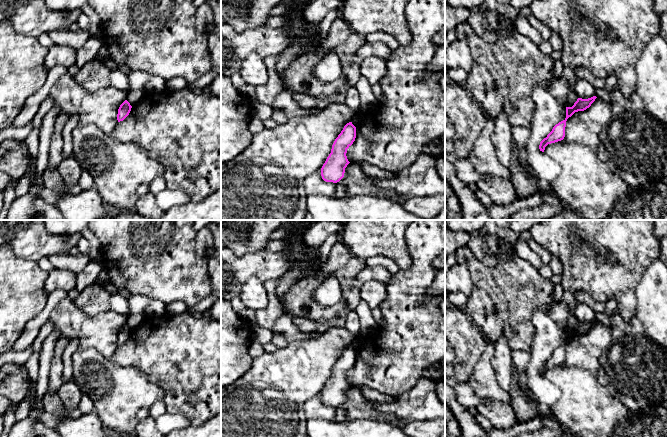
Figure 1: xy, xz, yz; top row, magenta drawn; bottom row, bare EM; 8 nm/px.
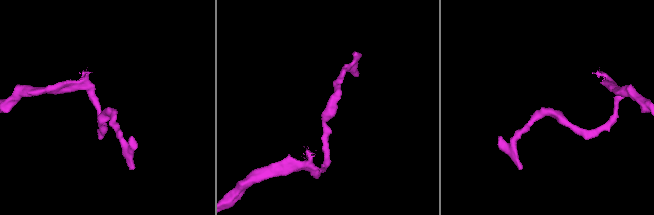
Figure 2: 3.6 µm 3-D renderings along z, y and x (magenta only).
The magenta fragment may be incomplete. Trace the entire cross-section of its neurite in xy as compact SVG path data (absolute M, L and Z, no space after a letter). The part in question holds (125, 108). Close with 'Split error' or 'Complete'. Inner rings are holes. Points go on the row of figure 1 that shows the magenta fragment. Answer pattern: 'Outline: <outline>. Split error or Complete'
Outline: M125 100L118 109L117 120L118 122L123 121L130 113L132 106Z. Complete

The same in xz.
Outline: M352 122L347 123L335 139L331 153L321 168L322 179L326 182L339 182L345 173L345 168L350 163L347 159L347 149L356 138L356 127Z. Complete

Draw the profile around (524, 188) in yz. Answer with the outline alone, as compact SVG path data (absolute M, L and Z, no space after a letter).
M515 141L512 145L512 158L508 170L511 173L508 180L512 183L516 193L515 199L524 200L539 192L520 163L519 150Z

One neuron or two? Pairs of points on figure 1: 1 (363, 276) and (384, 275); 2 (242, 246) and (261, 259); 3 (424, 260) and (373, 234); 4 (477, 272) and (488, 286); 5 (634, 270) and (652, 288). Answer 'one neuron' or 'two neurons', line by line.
1: one neuron
2: two neurons
3: two neurons
4: one neuron
5: two neurons

